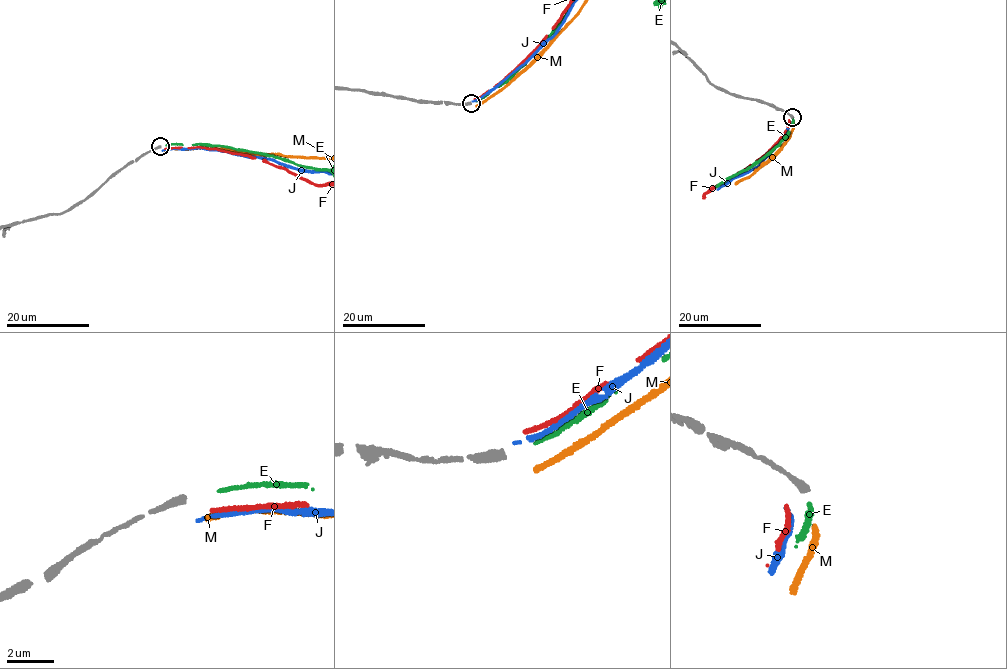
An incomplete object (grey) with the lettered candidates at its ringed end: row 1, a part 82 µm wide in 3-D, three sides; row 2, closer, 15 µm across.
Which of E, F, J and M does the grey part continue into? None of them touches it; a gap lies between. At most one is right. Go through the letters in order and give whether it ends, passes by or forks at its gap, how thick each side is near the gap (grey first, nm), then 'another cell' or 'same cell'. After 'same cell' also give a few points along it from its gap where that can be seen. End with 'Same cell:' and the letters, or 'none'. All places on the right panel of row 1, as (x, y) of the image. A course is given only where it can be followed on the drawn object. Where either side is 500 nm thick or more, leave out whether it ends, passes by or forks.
E: it ends | 360/160 nm | same cell
F: it ends | 360/190 nm | another cell
J: it ends | 360/130 nm | another cell
M: it ends | 360/280 nm | another cell
Same cell: E

